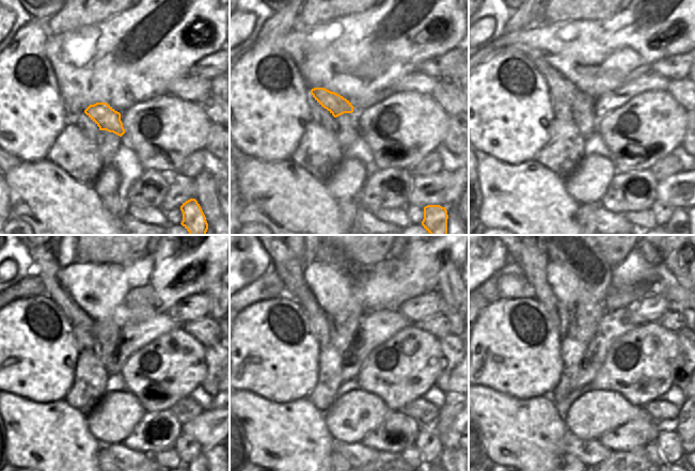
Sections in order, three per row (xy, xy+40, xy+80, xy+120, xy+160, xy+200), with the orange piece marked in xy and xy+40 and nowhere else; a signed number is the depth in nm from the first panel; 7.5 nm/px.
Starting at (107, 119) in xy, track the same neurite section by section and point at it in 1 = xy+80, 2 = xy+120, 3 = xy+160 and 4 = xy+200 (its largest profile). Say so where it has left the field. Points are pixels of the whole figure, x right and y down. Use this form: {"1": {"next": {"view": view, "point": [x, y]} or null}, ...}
{"1": {"next": {"view": "xy+80", "point": [561, 88]}}, "2": {"next": {"view": "xy+120", "point": [45, 265]}}, "3": {"next": {"view": "xy+160", "point": [281, 256]}}, "4": {"next": {"view": "xy+200", "point": [516, 267]}}}

